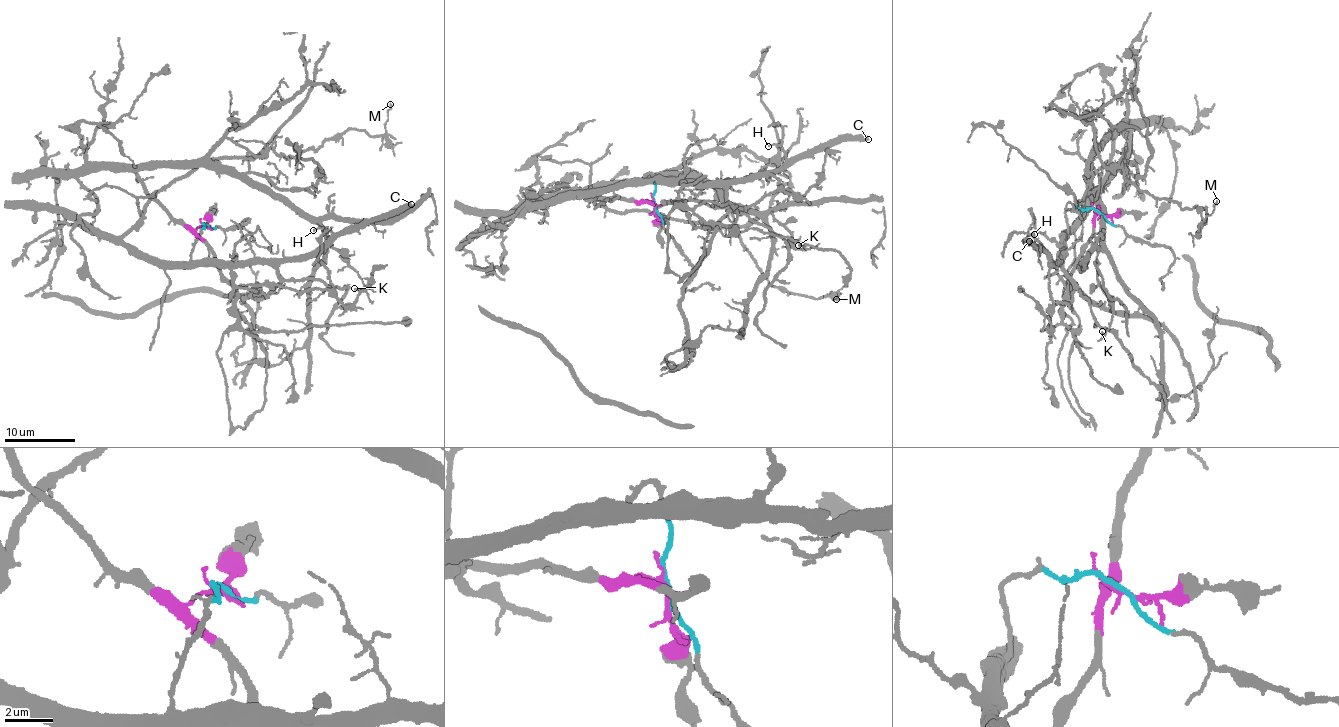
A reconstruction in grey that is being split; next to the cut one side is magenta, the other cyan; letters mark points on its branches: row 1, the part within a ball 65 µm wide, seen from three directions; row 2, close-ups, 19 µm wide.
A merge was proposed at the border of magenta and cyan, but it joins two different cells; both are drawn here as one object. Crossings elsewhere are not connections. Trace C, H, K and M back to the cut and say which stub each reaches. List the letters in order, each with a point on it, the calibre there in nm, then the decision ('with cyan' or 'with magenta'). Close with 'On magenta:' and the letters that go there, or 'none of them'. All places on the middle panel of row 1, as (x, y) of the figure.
C: place (868, 139); calibre 500 nm; with cyan
H: place (768, 146); calibre 110 nm; with cyan
K: place (798, 245); calibre 110 nm; with magenta
M: place (836, 299); calibre 140 nm; with magenta
On magenta: K, M

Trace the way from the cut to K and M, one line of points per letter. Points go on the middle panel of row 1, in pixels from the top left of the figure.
K: (654, 203), (589, 191), (699, 178), (730, 203), (768, 214), (793, 245), (808, 248), (799, 245)
M: (654, 203), (598, 197), (589, 191), (682, 168), (702, 174), (772, 286), (836, 299)

